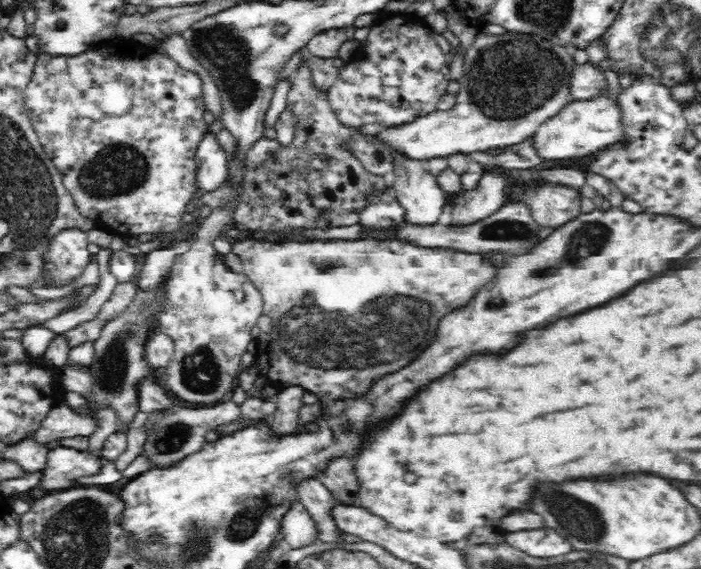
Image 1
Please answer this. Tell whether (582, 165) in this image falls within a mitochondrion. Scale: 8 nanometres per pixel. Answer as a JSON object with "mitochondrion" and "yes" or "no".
{"mitochondrion":"no"}

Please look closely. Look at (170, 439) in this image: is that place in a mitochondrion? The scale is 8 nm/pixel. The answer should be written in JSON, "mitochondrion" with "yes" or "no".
{"mitochondrion":"yes"}

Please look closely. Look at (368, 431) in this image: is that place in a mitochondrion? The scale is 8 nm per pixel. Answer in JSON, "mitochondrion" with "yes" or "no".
{"mitochondrion":"no"}

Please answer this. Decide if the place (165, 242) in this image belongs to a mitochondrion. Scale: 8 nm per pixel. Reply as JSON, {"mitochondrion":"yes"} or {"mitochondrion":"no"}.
{"mitochondrion":"no"}

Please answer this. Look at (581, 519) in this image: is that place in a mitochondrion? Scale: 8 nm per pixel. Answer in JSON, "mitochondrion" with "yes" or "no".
{"mitochondrion":"yes"}

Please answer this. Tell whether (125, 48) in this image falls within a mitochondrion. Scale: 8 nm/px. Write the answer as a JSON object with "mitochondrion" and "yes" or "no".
{"mitochondrion":"no"}

